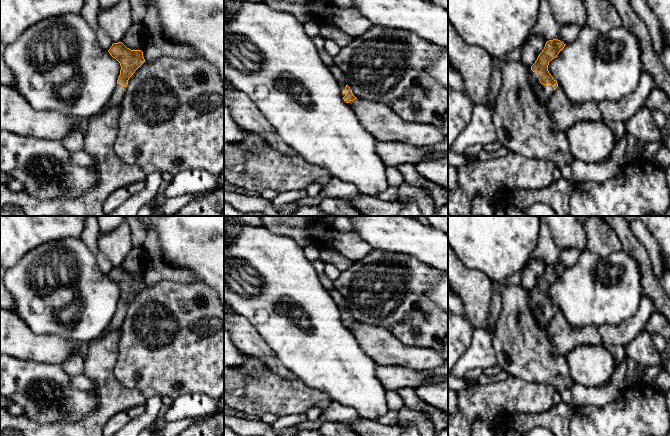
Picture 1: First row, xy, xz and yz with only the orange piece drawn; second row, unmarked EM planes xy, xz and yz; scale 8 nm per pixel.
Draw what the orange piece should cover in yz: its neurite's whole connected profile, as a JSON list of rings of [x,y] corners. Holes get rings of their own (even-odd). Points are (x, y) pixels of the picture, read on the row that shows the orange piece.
[[[557,38],[547,41],[537,60],[531,66],[529,79],[536,87],[537,95],[542,102],[548,102],[554,90],[558,87],[557,81],[548,71],[548,65],[564,49],[565,45]]]

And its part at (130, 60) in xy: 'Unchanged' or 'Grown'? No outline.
Grown

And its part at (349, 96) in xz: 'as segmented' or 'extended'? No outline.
extended

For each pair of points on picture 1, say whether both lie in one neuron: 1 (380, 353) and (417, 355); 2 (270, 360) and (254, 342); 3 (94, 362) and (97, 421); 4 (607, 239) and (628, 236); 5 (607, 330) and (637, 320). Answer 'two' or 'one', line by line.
1: one
2: one
3: one
4: two
5: one

